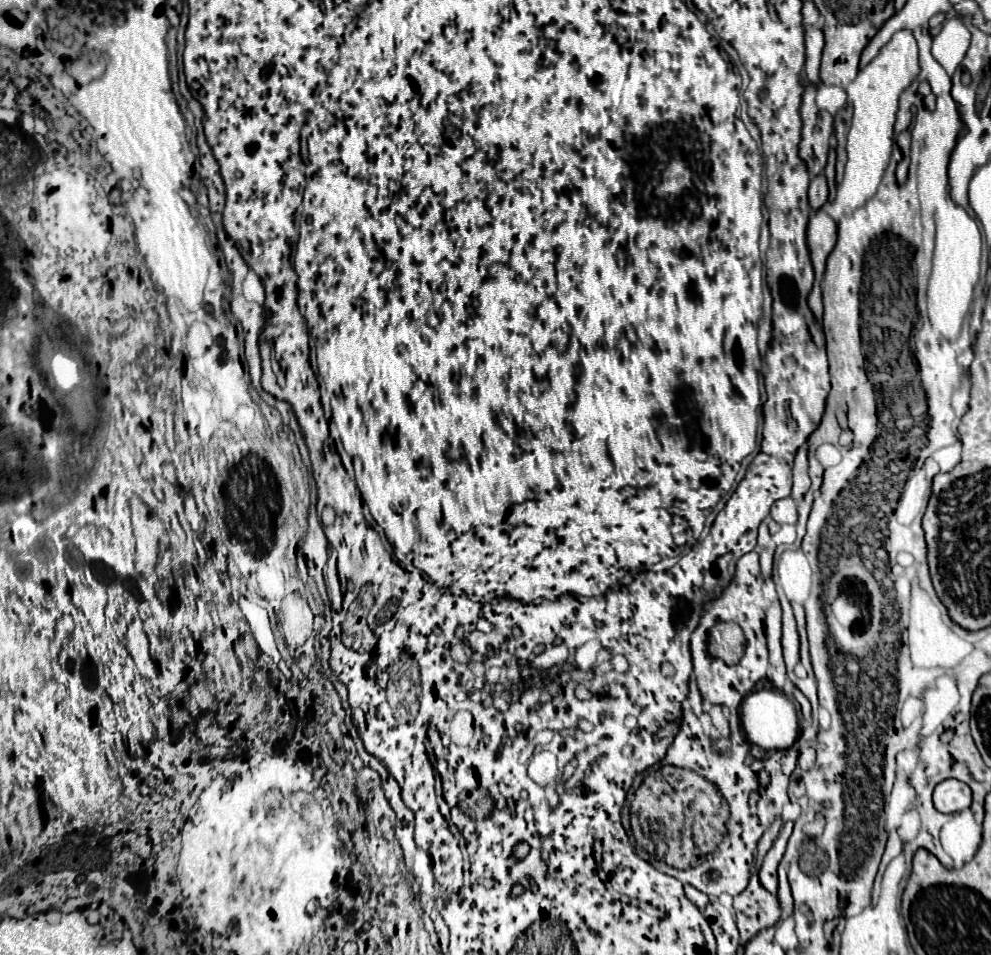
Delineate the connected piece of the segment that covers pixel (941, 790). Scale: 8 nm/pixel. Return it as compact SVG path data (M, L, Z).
M957 779L941 781L933 791L933 805L941 813L957 813L971 807L971 791Z

